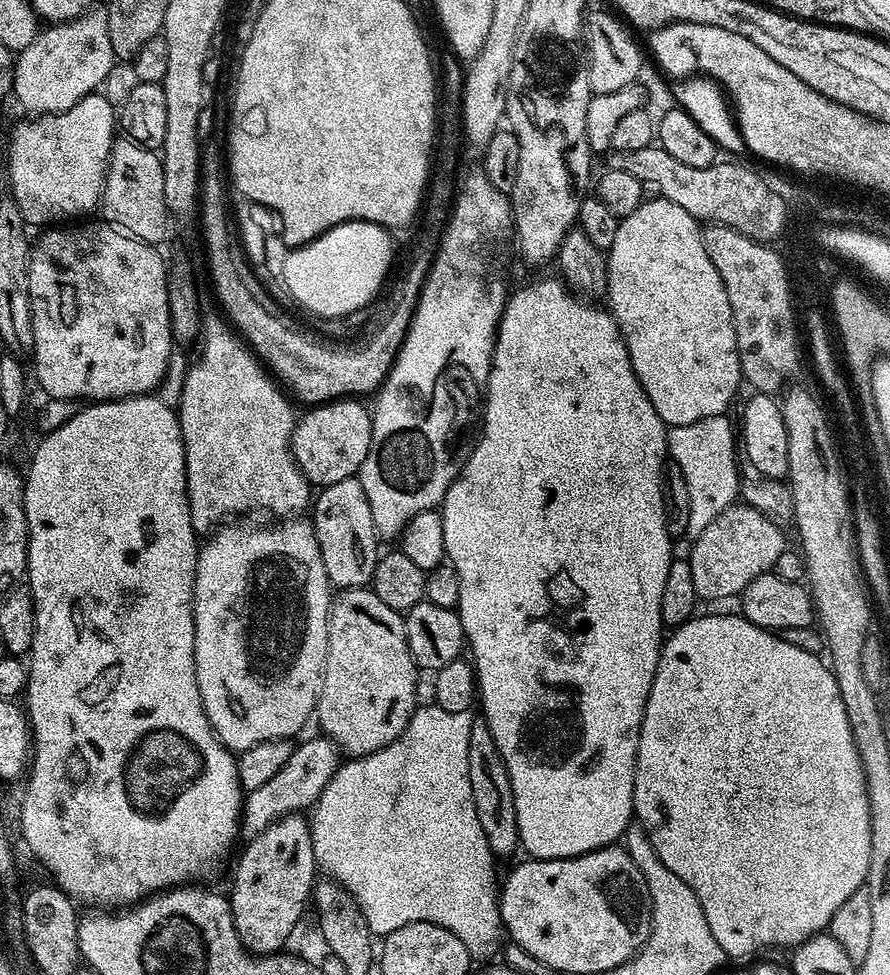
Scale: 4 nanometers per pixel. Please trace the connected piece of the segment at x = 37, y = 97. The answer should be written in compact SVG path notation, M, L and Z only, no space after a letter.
M89 10L76 16L73 20L62 20L53 23L45 30L37 31L34 42L30 42L30 46L26 46L18 55L15 57L16 69L14 70L14 78L12 79L12 91L14 93L14 100L17 100L22 107L25 108L25 113L35 114L36 116L50 116L54 112L65 112L70 110L70 106L74 106L78 102L82 102L82 98L93 95L97 91L96 88L108 75L112 72L112 64L117 63L116 55L114 54L114 46L110 46L110 30L108 29L108 18L103 11L96 12L97 10Z

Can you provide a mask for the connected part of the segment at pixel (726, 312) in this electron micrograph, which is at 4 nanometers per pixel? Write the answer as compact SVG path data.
M645 198L634 210L634 214L623 217L618 226L618 234L614 234L614 242L606 250L608 262L608 290L606 293L607 307L610 309L613 318L620 326L620 333L624 339L626 350L630 354L630 362L634 366L634 374L646 390L646 398L654 406L658 418L666 426L677 428L678 426L690 426L690 422L698 422L702 418L714 418L725 415L732 404L732 399L736 396L736 391L742 385L742 373L740 370L740 355L736 345L736 331L734 330L734 318L730 310L730 298L726 298L726 286L722 286L722 278L718 270L714 270L714 262L706 254L704 245L704 233L701 221L696 220L682 206L674 206L674 202L663 198Z

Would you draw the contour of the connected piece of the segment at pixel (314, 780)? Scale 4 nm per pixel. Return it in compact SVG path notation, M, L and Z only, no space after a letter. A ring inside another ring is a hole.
M316 734L313 740L305 744L297 743L293 747L290 758L270 782L258 786L258 790L247 793L240 814L240 832L245 837L251 838L262 834L266 826L274 821L281 820L283 816L303 813L315 805L316 800L326 790L330 778L335 774L342 763L342 753L333 740L323 734ZM305 808L305 810L303 809Z

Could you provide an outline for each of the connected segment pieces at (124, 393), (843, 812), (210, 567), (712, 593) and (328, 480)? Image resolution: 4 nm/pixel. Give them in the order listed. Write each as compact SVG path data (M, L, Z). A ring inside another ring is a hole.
M76 222L71 226L52 226L44 232L40 237L35 237L32 244L32 253L30 254L30 266L28 267L28 277L30 278L30 302L32 303L32 325L34 326L34 346L32 347L32 356L36 360L36 376L34 372L34 380L40 383L40 388L48 398L74 398L81 402L111 402L113 400L126 400L130 396L147 396L155 393L159 389L160 383L164 380L164 376L168 372L168 363L174 355L174 341L172 339L172 323L170 322L170 306L168 305L168 269L169 265L164 264L164 260L159 256L157 249L153 245L145 244L142 240L137 240L136 237L128 235L127 232L107 223L99 222L100 224L84 224L88 222Z
M697 614L663 641L640 727L632 799L635 819L650 838L650 846L654 846L666 870L674 870L674 874L678 874L678 878L694 890L702 906L702 914L706 914L710 934L714 934L718 946L722 946L728 958L748 956L759 948L792 950L806 943L810 937L821 935L834 918L834 910L838 910L838 906L842 906L854 890L865 887L872 849L868 783L864 780L864 767L852 737L852 727L838 690L836 675L821 657L806 654L806 650L798 650L798 646L790 646L783 635L751 624L743 614L735 615Z
M284 518L273 528L228 528L220 526L203 541L196 557L196 577L192 591L194 614L194 666L198 678L198 690L202 706L217 738L233 754L239 754L267 740L296 738L304 723L313 719L316 703L320 700L320 687L324 681L324 667L328 653L328 609L334 599L330 591L326 566L322 566L322 550L318 550L318 538L311 523L304 518Z
M737 502L722 510L700 536L695 537L687 562L694 573L694 590L701 601L728 600L739 597L756 576L775 569L778 554L786 550L781 525L762 515L758 510Z
M345 398L343 400L334 400L331 404L321 404L319 406L312 406L307 409L308 412L299 417L296 421L296 429L292 431L292 456L296 459L296 465L299 466L300 472L304 477L308 479L308 483L313 486L319 486L320 488L325 488L330 486L334 482L342 482L342 478L350 478L351 476L356 476L360 471L362 462L366 462L366 454L370 454L370 442L372 441L372 413L366 407L363 408L361 401L356 398Z

